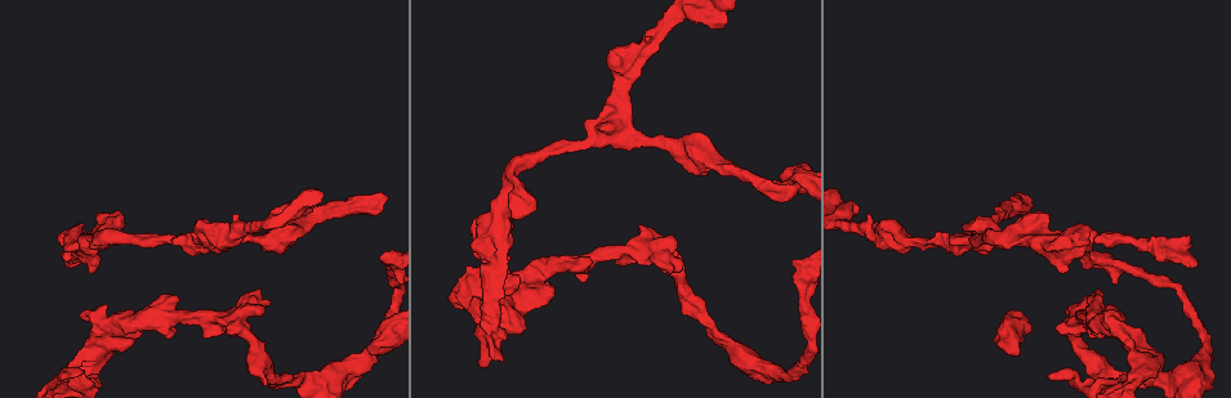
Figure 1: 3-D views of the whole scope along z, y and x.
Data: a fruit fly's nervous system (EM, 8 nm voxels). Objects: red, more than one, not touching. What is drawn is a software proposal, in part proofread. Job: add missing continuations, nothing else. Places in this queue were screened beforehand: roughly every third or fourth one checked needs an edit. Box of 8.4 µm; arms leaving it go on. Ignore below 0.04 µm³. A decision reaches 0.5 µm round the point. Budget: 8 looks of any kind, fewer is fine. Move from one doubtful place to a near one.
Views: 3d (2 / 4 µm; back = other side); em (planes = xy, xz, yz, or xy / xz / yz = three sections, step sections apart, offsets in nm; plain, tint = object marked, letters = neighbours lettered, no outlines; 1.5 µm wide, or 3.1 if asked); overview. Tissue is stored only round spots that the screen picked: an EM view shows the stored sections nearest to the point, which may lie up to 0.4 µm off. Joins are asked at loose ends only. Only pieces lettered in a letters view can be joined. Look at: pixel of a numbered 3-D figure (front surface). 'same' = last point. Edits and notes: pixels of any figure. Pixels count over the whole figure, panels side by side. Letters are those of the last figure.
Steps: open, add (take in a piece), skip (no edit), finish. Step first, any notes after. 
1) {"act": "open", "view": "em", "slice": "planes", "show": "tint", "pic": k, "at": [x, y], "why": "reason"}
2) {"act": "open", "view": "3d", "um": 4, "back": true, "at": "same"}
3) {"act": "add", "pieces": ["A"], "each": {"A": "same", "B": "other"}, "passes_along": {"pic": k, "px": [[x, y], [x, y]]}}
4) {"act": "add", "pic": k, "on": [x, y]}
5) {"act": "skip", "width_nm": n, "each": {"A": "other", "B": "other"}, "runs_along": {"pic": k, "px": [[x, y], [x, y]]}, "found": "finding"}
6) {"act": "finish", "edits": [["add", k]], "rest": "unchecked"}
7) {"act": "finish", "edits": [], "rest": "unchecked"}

{"act": "open", "view": "3d", "um": 2, "pic": 1, "at": [63, 374], "why": "an open end"}

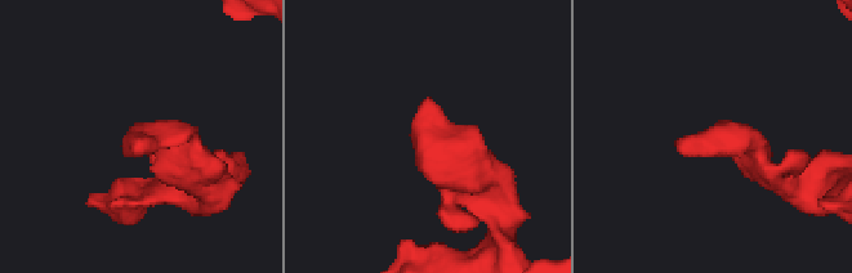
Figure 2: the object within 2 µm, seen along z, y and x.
{"act": "open", "view": "em", "slice": "planes", "show": "letters", "pic": 2, "at": [680, 148]}

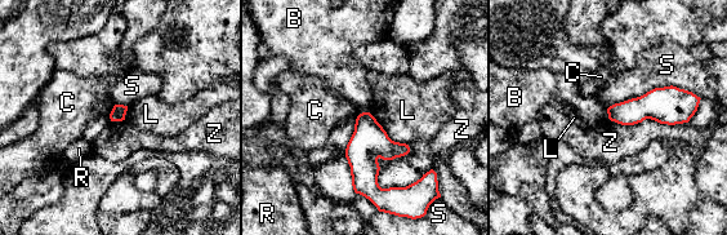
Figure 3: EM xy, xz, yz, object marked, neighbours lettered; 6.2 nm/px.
{"act": "skip", "each": {"B": "other", "C": "other", "L": "other", "R": "other", "S": "other", "Z": "other"}, "found": "none of them fits"}

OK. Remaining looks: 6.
{"act": "open", "view": "em", "slice": "planes", "show": "letters", "pic": 1, "at": [1117, 311], "why": "branch stops here"}

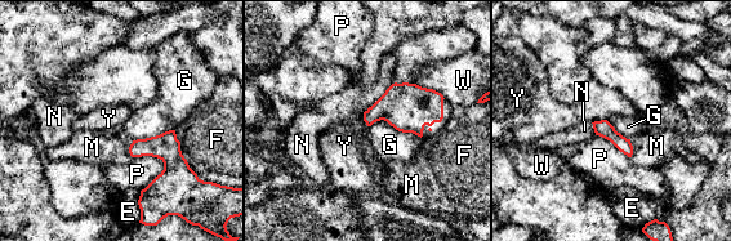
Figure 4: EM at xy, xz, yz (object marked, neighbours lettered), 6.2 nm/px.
{"act": "skip", "longest_contact_nm": ["G", 340], "each": {"E": "other", "F": "other", "G": "other", "M": "other", "N": "other", "P": "other", "W": "other", "Y": "other"}, "found": "no lettered piece goes on from it"}

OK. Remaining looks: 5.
{"act": "open", "view": "3d", "um": 2, "pic": 1, "at": [1190, 240]}

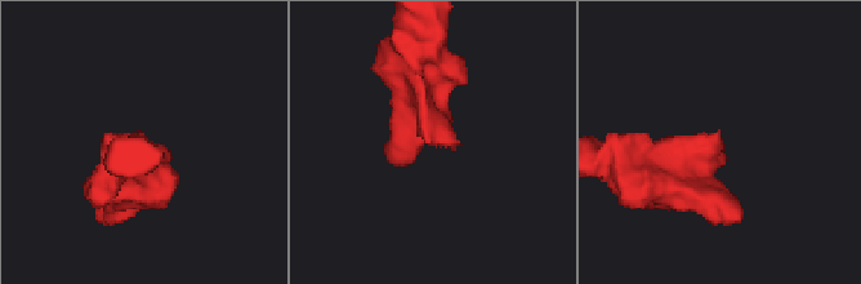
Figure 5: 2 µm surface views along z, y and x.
{"act": "open", "view": "em", "slice": "xy", "step": 8, "show": "letters", "pic": 5, "at": [163, 147]}

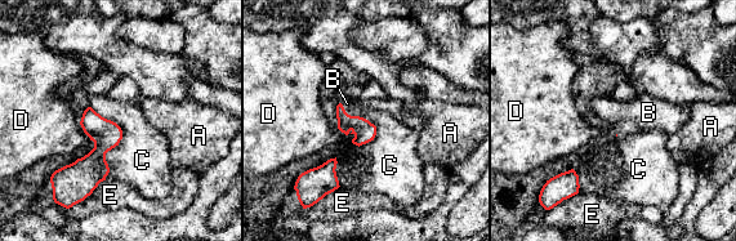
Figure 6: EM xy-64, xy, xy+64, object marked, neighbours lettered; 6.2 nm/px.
{"act": "add", "pieces": ["B"], "longest_contact_nm": ["C", 480], "each": {"A": "other", "B": "same", "C": "other", "D": "other", "E": "other"}, "found": "it goes on there"}

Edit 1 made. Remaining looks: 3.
{"act": "finish", "edits": [["add", 6]], "rest": "unchecked"}

